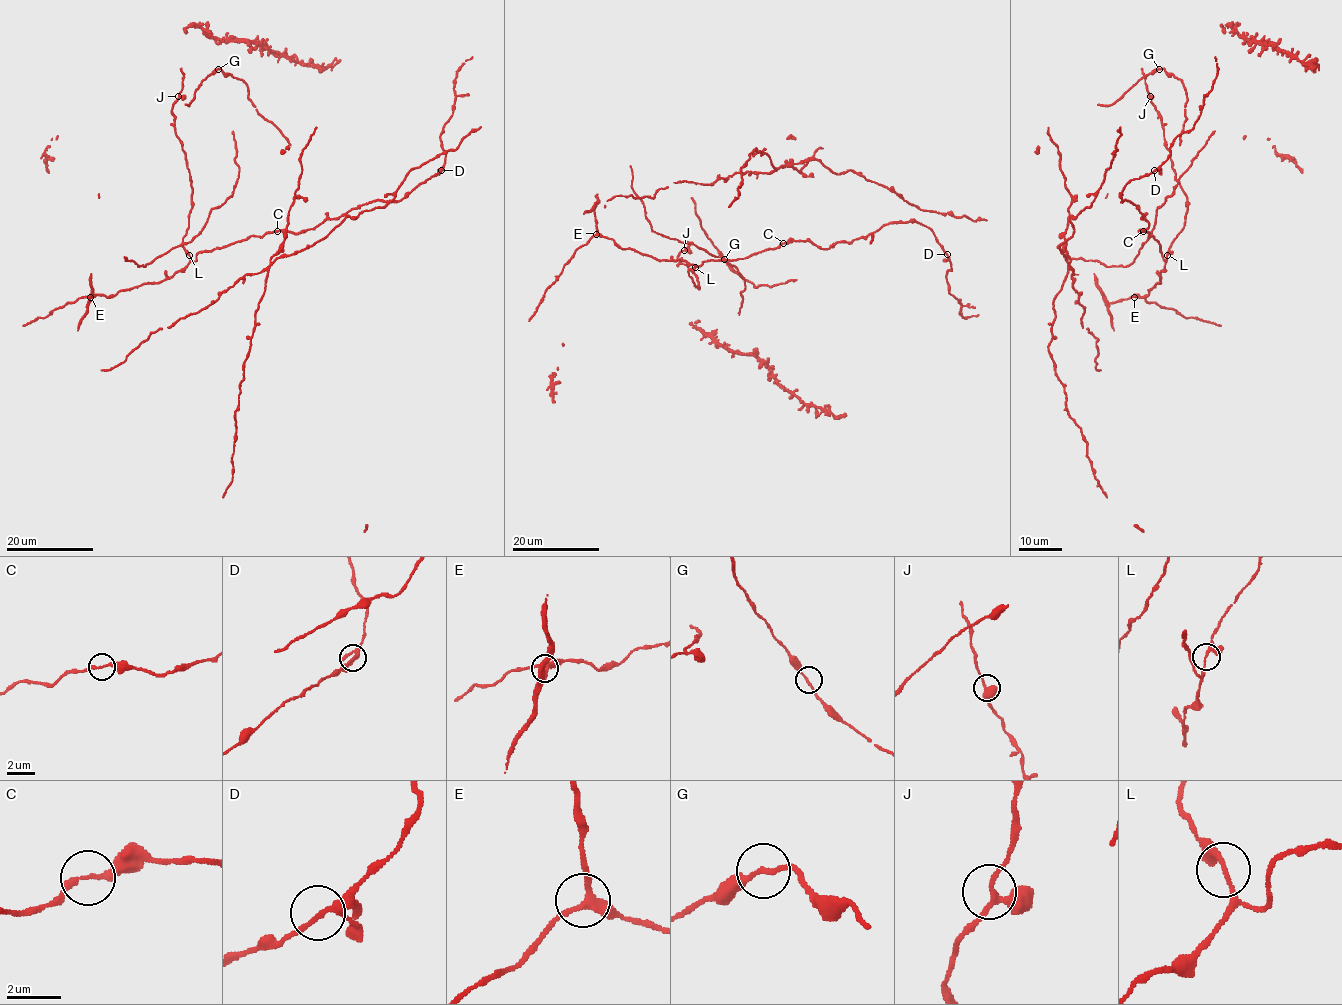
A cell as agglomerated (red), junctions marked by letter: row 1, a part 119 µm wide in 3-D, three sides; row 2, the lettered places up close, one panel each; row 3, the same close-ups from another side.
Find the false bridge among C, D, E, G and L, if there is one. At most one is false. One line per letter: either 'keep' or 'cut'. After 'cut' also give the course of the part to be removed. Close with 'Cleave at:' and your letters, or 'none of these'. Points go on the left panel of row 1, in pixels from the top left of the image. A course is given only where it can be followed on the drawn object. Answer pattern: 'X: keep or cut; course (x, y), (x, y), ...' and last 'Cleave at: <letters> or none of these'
C: keep
D: keep
E: keep
G: keep
L: keep
Cleave at: none of these

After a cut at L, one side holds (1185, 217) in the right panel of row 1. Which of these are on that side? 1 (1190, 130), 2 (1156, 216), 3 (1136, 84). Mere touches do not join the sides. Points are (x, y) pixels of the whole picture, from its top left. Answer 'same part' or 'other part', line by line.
1: other part
2: other part
3: other part

